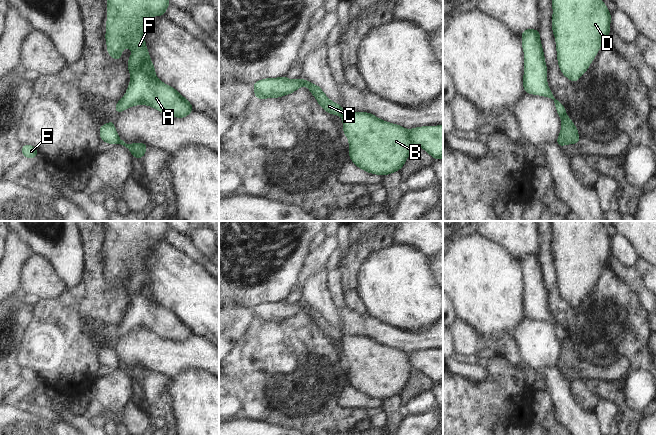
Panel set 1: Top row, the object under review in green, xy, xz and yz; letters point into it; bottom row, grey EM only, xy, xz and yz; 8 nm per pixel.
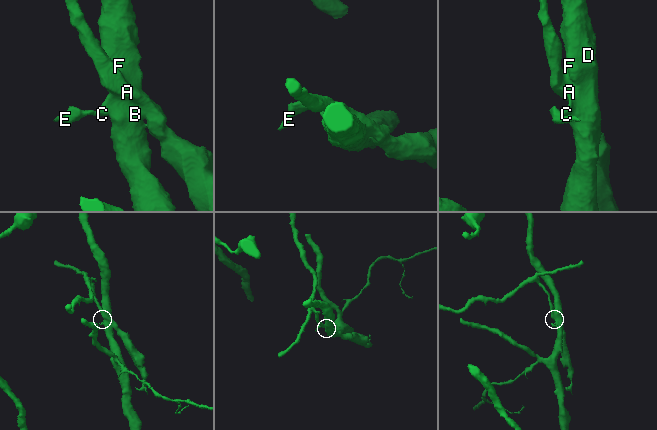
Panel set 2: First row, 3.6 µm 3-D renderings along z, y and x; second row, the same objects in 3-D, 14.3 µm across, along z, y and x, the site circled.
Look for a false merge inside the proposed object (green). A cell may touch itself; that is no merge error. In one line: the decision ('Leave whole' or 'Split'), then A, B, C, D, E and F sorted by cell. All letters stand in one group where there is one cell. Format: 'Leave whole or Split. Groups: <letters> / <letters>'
Split. Groups: A C E / B D F

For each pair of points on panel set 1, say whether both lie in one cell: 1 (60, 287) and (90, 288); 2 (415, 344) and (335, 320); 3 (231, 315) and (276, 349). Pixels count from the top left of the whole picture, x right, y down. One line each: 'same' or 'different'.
1: different
2: different
3: different

